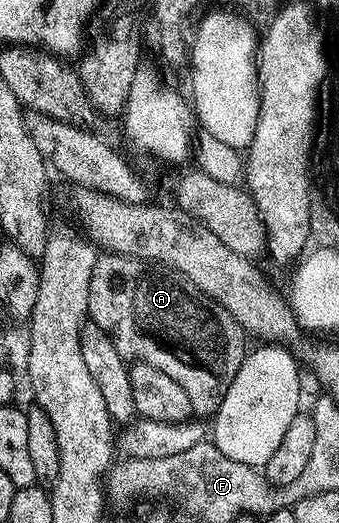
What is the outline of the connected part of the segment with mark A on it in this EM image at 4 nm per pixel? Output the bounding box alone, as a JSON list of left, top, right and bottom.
[88,252,247,420]

